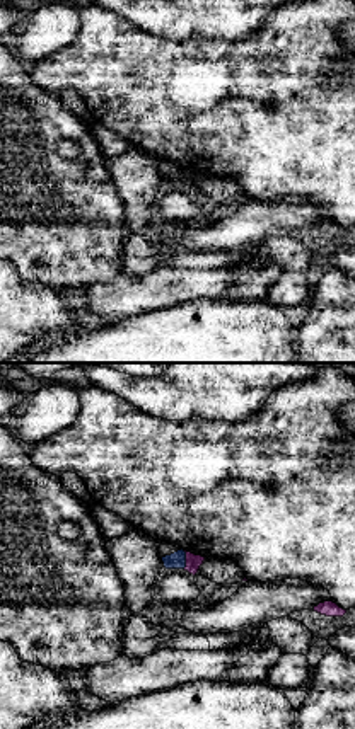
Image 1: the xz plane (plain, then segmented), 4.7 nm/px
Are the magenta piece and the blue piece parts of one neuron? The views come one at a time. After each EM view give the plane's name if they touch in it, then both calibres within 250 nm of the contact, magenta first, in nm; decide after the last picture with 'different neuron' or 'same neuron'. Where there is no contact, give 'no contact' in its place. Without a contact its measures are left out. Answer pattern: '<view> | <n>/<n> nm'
xz | 70/80 nm

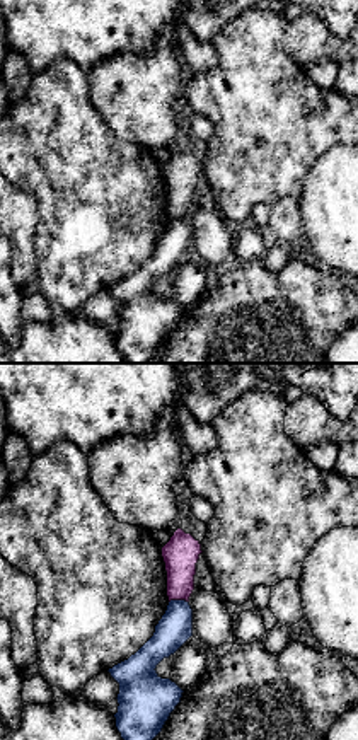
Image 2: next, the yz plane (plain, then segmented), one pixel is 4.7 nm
yz | 170/160 nm

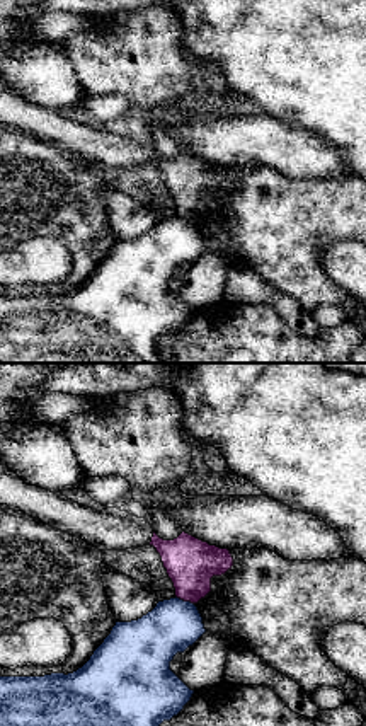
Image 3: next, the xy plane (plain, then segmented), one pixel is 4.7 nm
xy | 240/260 nm

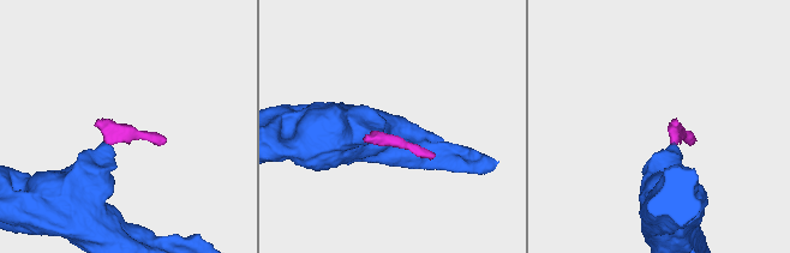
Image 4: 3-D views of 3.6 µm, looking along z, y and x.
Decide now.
different neuron

